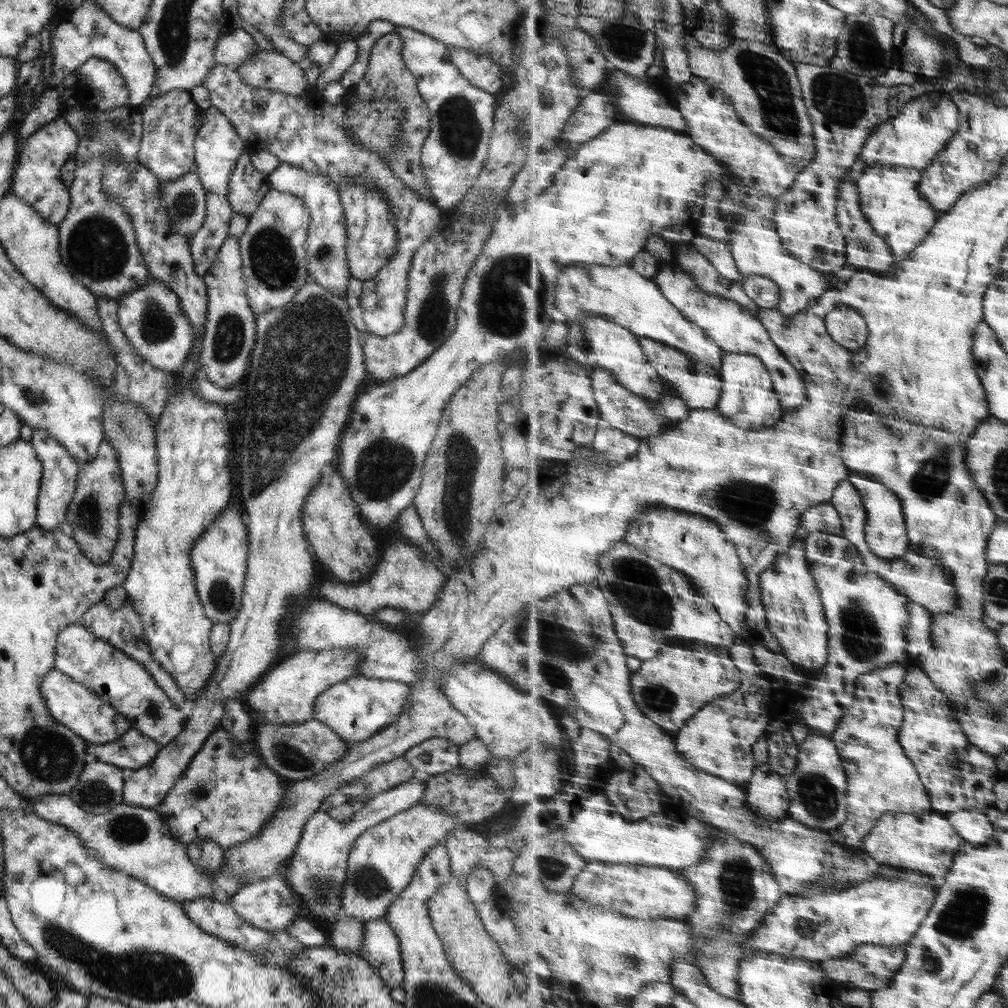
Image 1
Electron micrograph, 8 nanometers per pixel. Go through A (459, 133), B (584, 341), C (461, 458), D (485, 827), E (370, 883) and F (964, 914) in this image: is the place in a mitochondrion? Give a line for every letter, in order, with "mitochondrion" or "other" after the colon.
A: mitochondrion
B: mitochondrion
C: mitochondrion
D: other
E: mitochondrion
F: mitochondrion

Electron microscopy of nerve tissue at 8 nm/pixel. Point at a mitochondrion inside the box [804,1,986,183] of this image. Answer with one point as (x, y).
(841, 102)

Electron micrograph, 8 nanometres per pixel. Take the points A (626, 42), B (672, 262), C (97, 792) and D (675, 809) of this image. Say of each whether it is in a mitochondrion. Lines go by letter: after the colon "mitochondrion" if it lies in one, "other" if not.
A: mitochondrion
B: other
C: mitochondrion
D: other

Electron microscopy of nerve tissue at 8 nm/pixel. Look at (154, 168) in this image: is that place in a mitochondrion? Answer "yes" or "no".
no

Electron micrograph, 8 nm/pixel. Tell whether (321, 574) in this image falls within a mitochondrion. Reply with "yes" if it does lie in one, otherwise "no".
no

